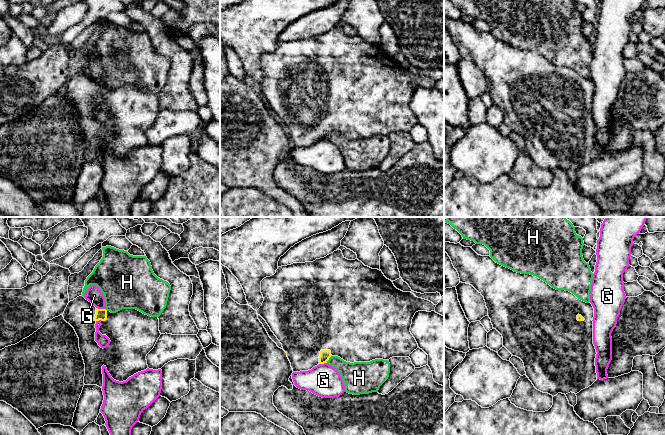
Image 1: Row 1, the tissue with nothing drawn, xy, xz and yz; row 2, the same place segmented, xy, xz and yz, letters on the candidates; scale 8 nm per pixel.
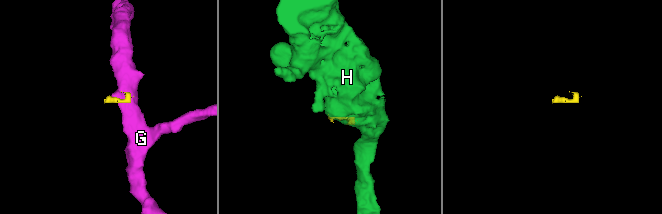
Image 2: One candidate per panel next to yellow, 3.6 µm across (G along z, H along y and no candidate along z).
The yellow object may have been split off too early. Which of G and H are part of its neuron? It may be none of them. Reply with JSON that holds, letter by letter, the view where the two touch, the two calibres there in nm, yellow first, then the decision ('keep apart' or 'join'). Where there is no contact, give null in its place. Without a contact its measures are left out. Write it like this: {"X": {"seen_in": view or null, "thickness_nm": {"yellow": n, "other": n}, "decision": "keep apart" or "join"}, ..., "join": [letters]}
{"G": {"seen_in": "xy", "thickness_nm": {"yellow": 100, "other": 130}, "decision": "keep apart"}, "H": {"seen_in": "xz", "thickness_nm": {"yellow": 80, "other": 200}, "decision": "keep apart"}, "join": []}

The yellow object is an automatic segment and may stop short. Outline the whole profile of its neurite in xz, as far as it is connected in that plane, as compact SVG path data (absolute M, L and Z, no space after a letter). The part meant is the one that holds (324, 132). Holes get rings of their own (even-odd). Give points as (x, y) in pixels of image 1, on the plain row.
M339 25L313 38L278 43L274 51L261 57L261 69L264 77L257 90L266 97L282 120L293 148L311 146L319 140L327 139L331 132L338 132L350 139L409 133L418 124L410 108L415 89L431 88L436 83L432 78L418 74L411 68L397 65L382 47L365 42L358 35L346 35Z

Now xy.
M82 71L68 79L63 93L79 114L85 140L84 160L101 164L103 141L111 153L119 158L146 146L146 132L161 111L158 93L145 91L136 85L111 89L96 84ZM99 96L99 108L111 117L104 125L95 117L95 100Z

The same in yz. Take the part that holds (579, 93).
M444 18L444 28L450 33L454 44L457 46L460 58L472 61L483 73L488 85L488 92L491 95L493 104L496 105L503 113L503 122L513 131L520 134L525 143L526 152L532 158L534 163L543 168L556 172L558 169L568 170L579 169L581 166L588 164L597 156L595 134L596 125L593 120L593 93L594 84L592 80L578 75L574 70L565 66L556 66L549 60L530 50L521 50L496 39L490 32L478 31L471 23L464 23L460 19Z

